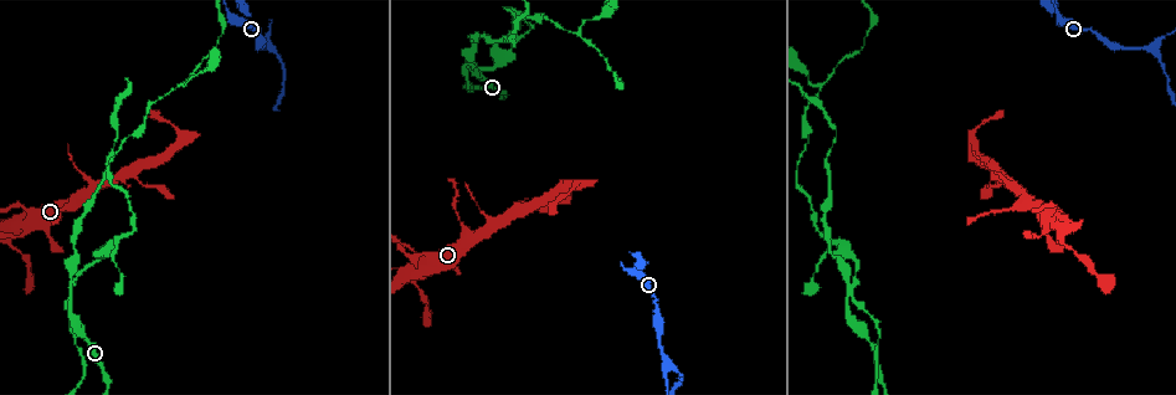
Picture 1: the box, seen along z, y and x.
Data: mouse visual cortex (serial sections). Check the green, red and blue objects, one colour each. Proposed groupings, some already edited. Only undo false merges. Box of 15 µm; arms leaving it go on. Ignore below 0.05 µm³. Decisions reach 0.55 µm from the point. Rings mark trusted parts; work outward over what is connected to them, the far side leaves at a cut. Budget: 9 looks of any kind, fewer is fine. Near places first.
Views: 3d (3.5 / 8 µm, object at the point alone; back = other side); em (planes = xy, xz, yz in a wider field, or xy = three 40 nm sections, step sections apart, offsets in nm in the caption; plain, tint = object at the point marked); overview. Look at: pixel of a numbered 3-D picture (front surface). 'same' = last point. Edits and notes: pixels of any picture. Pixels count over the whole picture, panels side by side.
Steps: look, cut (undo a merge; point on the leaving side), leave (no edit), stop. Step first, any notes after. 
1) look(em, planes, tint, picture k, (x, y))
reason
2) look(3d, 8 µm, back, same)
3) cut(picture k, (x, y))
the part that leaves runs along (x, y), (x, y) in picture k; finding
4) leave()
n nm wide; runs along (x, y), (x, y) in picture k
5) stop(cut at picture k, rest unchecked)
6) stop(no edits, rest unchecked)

look(3d, 3.5 µm, picture 1, (460, 221))
calibre changes

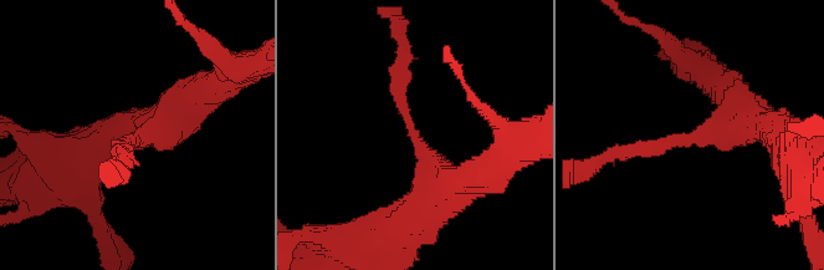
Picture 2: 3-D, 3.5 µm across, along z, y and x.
look(em, planes, tint, picture 2, (684, 140))

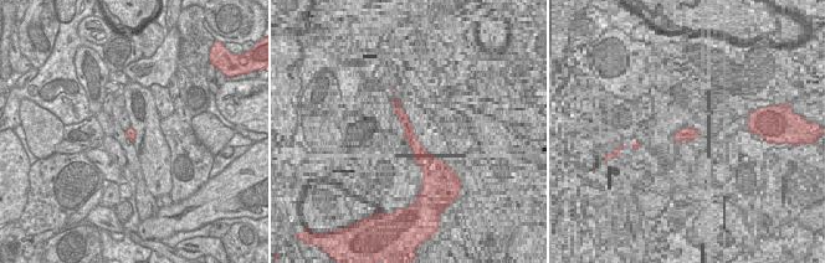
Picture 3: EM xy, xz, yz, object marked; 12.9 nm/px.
leave()
continuous, no second cell

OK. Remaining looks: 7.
look(3d, 8 µm, picture 1, (1060, 234))
small branch off a trunk

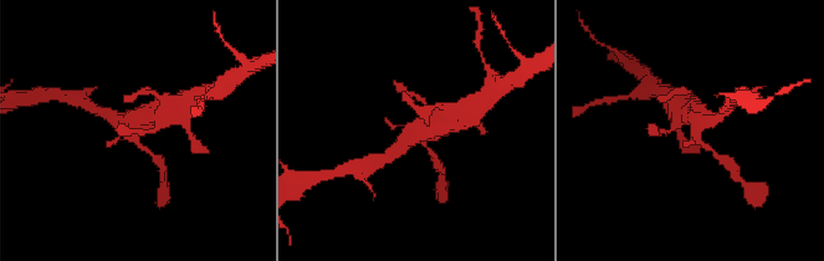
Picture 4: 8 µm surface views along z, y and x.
look(em, xy, step 1, tint, picture 4, (697, 131))
4 arms; arms of 100, 150, 350, 600 nm

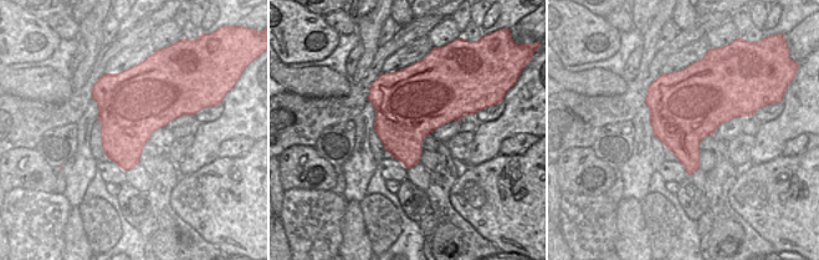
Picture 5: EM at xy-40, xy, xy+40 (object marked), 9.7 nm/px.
leave()
all the same cell

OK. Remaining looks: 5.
look(em, xy, step 1, tint, picture 1, (846, 294))

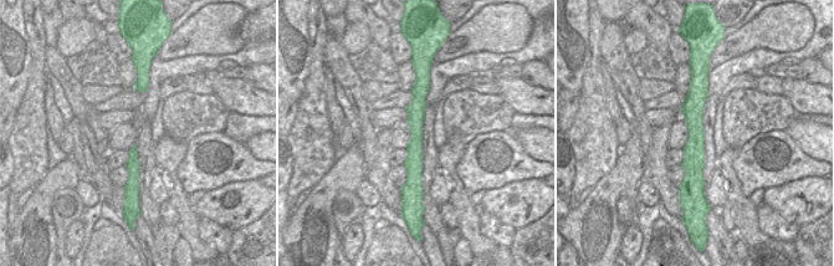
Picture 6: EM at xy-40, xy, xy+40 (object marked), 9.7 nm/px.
look(3d, 3.5 µm, same)

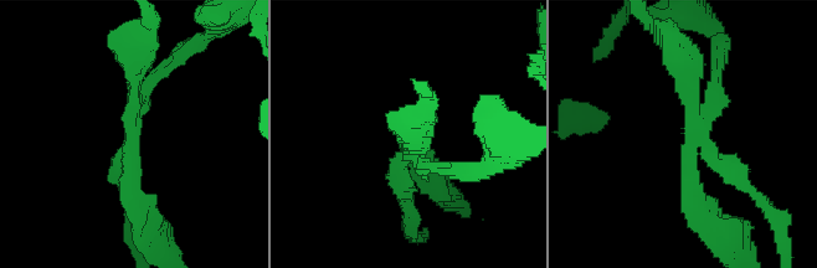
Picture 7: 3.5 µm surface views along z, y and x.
cut(picture 7, (164, 71))
170 nm wide; the part that leaves runs along (704, 120), (718, 109), (718, 36) in picture 7; a second cell is stuck on

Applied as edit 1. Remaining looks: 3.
look(3d, 3.5 µm, picture 1, (1147, 48))
three-way junction

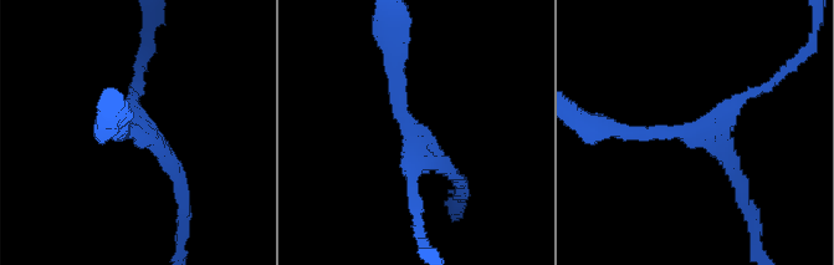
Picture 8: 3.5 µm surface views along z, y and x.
look(em, xy, step 2, tint, picture 8, (139, 135))
3 arms; arms of 200, 200, 200 nm; need the tissue

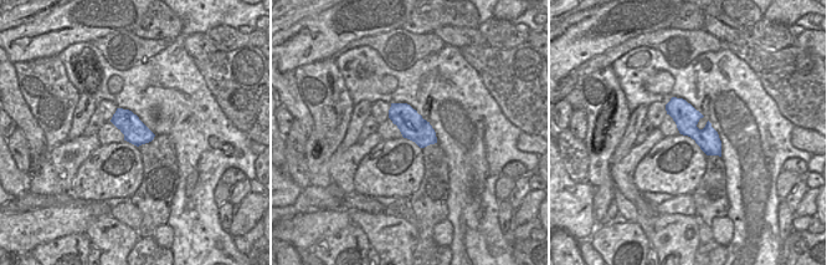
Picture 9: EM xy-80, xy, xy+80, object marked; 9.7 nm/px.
leave()
runs along (673, 101), (687, 123), (718, 152) in picture 9; all the same cell

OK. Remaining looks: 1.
stop(cut at picture 7, rest unchecked)

